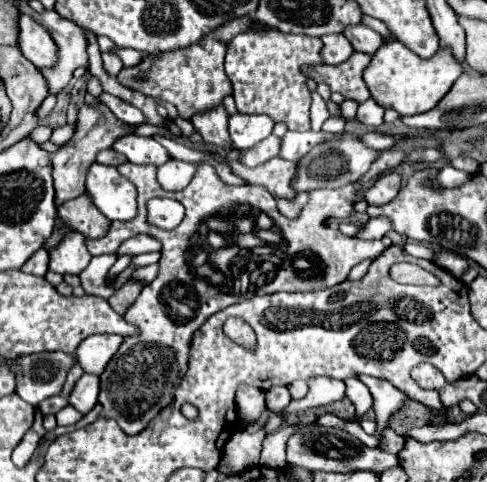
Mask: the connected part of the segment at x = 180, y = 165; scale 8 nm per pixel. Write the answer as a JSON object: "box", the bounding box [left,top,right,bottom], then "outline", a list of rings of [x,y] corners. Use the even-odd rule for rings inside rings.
{"box":[157,160,193,192],"outline":[[[169,160],[163,166],[157,168],[157,180],[159,184],[169,190],[169,192],[177,192],[181,188],[185,188],[191,178],[193,178],[193,166],[189,162],[181,162],[181,160]]]}

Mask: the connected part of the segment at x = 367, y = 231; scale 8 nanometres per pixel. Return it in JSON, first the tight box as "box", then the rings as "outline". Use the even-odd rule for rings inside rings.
{"box":[357,218,391,240],"outline":[[[371,218],[367,224],[363,224],[357,232],[357,238],[363,240],[381,240],[387,232],[391,232],[391,224],[385,218]]]}

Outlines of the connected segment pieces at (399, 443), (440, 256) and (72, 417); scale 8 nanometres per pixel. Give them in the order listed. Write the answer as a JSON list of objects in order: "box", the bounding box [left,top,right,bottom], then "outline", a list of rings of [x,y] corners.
[{"box":[383,426,405,454],"outline":[[[387,426],[387,430],[383,432],[383,436],[387,438],[387,452],[389,452],[389,454],[397,454],[397,452],[403,448],[403,444],[405,444],[405,440],[403,440],[399,434],[395,434],[389,426]]]},{"box":[433,252,469,278],"outline":[[[437,252],[435,258],[433,258],[433,262],[435,262],[437,266],[445,268],[447,272],[455,274],[457,278],[459,278],[467,268],[469,268],[469,262],[453,252]]]},{"box":[57,406,81,426],"outline":[[[65,406],[63,410],[57,412],[57,424],[59,426],[69,426],[69,424],[75,424],[81,420],[81,412],[77,412],[73,406]]]}]

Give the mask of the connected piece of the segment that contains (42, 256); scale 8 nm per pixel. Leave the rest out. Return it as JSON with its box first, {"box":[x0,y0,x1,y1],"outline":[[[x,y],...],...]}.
{"box":[21,250,49,276],"outline":[[[39,250],[35,256],[31,256],[25,266],[21,268],[27,274],[35,274],[35,276],[43,276],[49,270],[49,252]]]}

